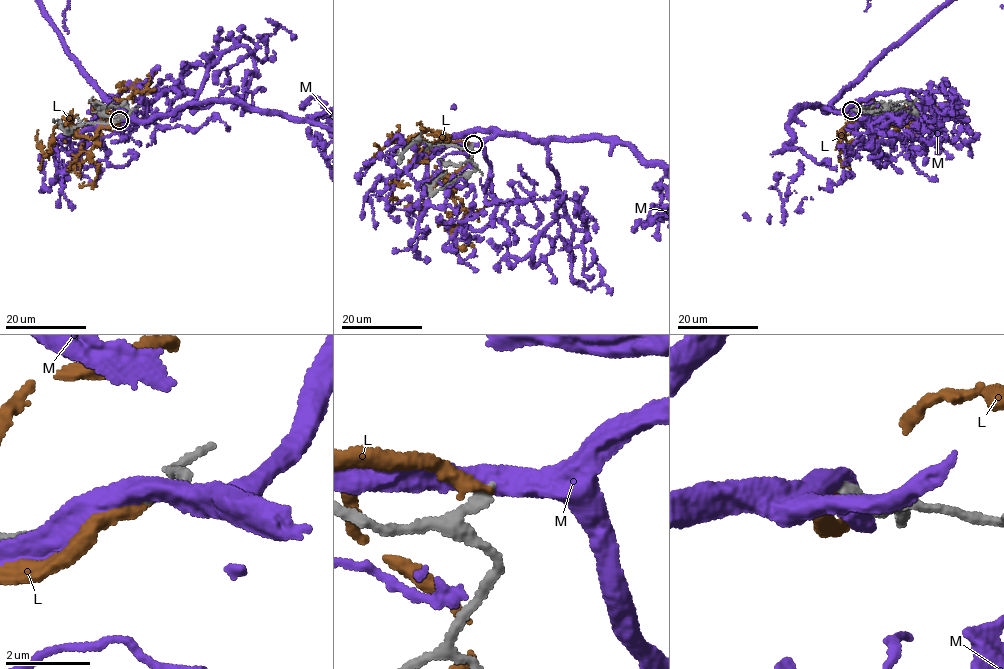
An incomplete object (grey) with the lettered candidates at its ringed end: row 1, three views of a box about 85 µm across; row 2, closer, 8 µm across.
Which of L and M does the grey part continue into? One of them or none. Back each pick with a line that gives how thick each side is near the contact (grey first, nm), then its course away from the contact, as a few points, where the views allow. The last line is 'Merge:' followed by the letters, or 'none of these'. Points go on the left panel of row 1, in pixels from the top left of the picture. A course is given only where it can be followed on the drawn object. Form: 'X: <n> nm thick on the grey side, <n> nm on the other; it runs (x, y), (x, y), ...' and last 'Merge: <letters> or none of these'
Merge: none of these

